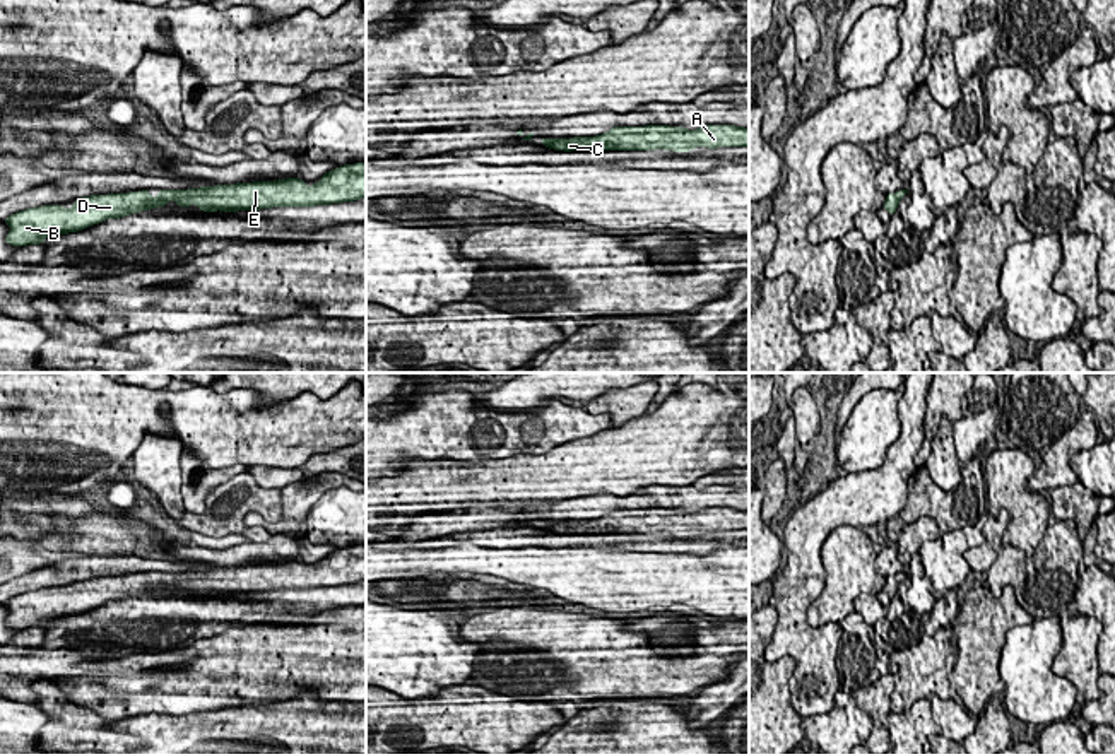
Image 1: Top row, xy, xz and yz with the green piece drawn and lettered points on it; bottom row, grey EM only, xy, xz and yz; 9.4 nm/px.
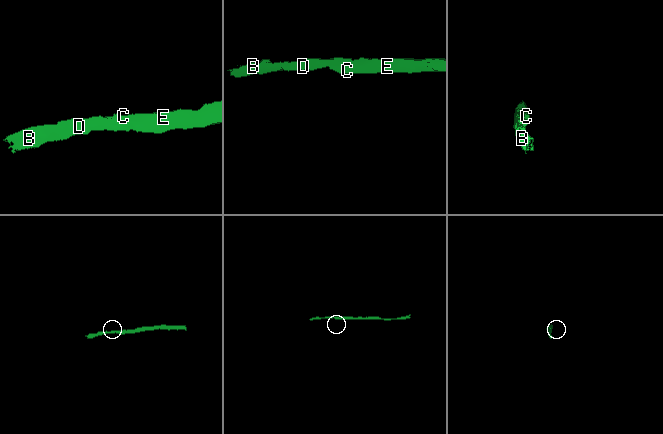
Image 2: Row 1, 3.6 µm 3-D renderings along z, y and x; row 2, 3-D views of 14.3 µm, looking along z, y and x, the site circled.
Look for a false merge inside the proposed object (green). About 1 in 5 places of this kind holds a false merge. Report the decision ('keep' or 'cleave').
keep

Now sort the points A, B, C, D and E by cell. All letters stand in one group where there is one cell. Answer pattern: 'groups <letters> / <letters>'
groups A B C D E

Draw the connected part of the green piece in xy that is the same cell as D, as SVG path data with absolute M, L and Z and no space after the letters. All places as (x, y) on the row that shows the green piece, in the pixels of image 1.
M366 162L345 164L333 168L325 173L318 183L311 186L306 185L301 178L286 178L275 181L253 181L253 183L236 183L236 185L209 185L200 188L181 188L181 190L157 190L154 198L149 190L128 191L125 193L109 193L109 195L91 195L74 200L75 203L70 209L63 205L43 205L34 209L19 210L3 219L10 227L10 233L5 236L5 243L10 246L27 246L41 244L46 238L56 234L79 233L89 226L99 224L106 219L120 219L130 214L142 210L150 210L157 207L166 207L169 200L174 200L178 209L190 209L192 202L198 210L204 212L238 212L238 210L260 210L270 207L315 207L315 205L330 205L342 202L354 202L366 198Z

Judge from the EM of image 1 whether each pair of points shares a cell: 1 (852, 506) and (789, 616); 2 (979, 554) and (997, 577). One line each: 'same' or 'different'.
1: same
2: different

